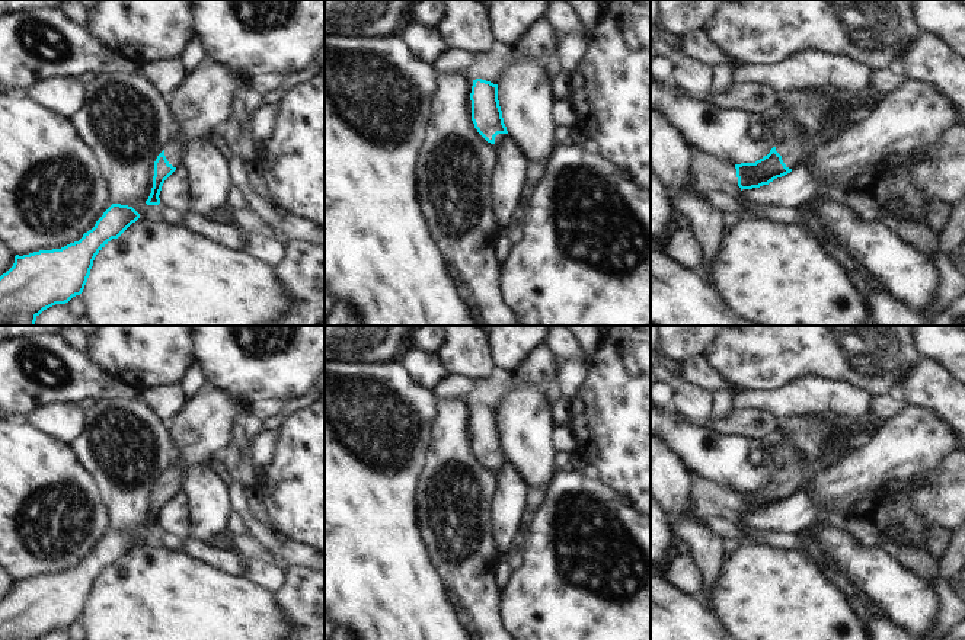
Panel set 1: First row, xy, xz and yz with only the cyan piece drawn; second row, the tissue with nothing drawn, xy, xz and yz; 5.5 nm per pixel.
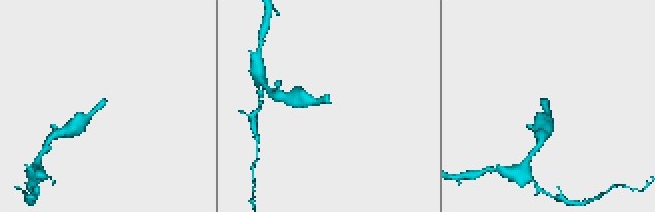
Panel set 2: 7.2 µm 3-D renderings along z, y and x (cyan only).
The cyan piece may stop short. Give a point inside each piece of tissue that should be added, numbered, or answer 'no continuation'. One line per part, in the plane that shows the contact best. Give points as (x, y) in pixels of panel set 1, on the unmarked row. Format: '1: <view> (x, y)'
1: yz (791, 480)

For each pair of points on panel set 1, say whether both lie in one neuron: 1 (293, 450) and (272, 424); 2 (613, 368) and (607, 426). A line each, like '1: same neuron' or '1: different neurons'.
1: different neurons
2: same neuron

